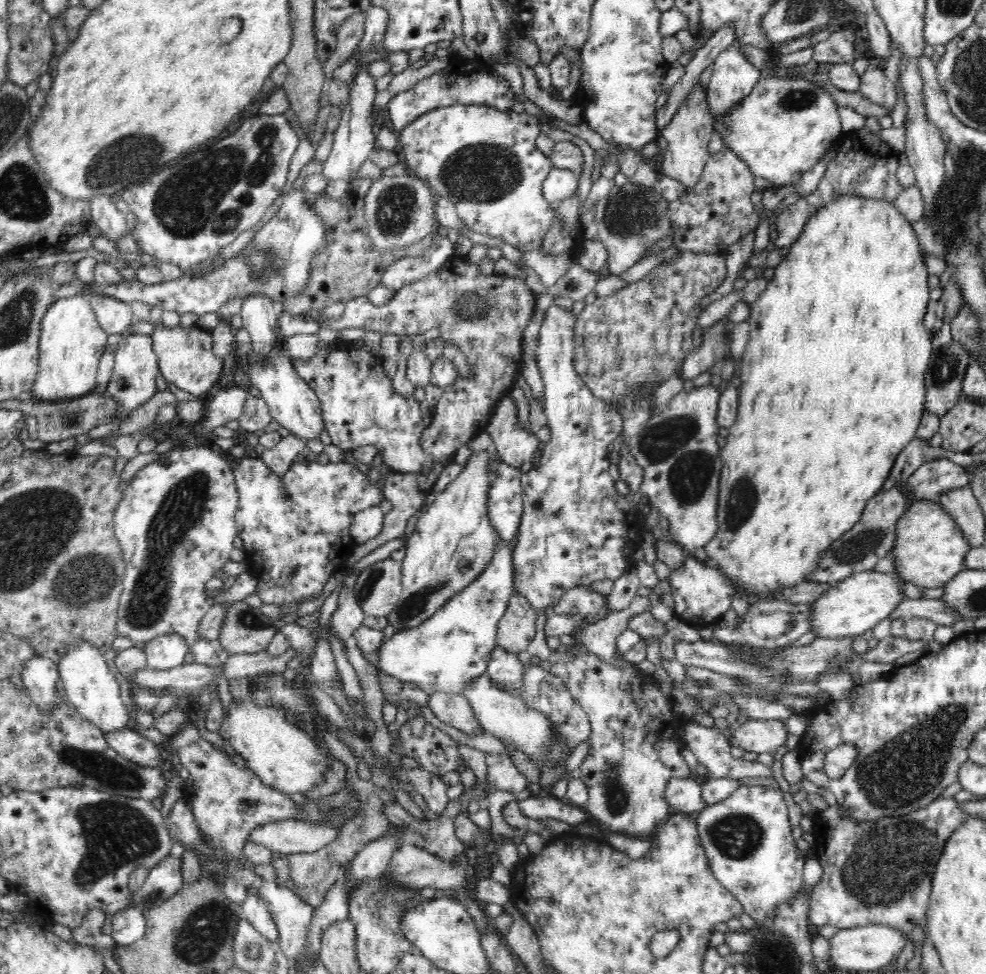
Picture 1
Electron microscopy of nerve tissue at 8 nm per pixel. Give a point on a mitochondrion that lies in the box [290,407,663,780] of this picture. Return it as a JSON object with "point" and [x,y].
{"point":[415,602]}

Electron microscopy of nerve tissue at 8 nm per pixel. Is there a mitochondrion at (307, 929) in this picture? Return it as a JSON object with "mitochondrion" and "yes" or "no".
{"mitochondrion":"no"}

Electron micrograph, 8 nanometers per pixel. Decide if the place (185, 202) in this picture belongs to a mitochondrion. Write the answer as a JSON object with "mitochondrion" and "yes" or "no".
{"mitochondrion":"yes"}

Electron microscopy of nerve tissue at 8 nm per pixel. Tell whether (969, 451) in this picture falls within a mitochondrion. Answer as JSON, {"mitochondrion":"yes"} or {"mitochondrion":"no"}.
{"mitochondrion":"no"}

